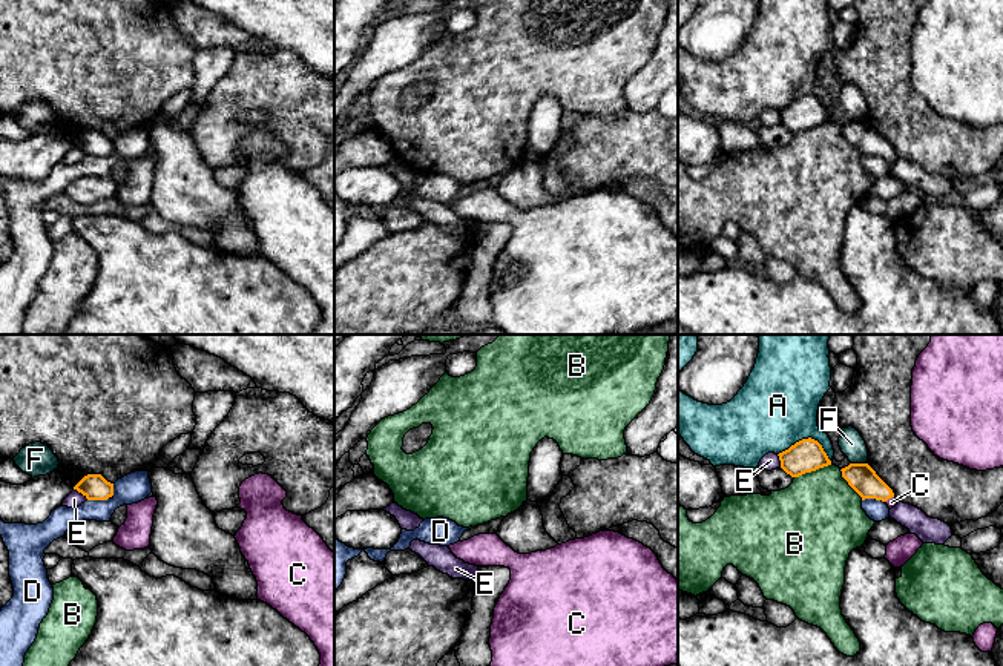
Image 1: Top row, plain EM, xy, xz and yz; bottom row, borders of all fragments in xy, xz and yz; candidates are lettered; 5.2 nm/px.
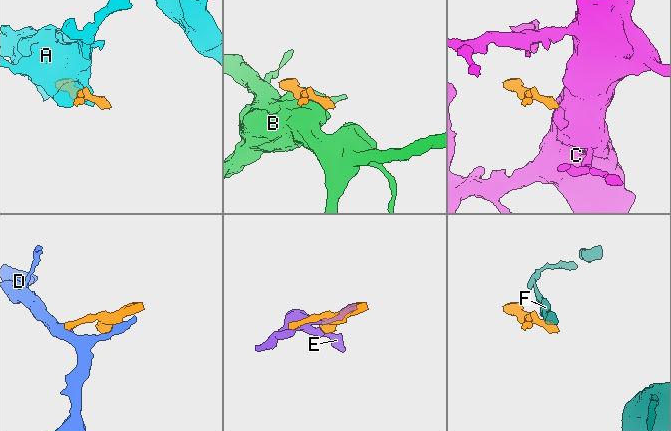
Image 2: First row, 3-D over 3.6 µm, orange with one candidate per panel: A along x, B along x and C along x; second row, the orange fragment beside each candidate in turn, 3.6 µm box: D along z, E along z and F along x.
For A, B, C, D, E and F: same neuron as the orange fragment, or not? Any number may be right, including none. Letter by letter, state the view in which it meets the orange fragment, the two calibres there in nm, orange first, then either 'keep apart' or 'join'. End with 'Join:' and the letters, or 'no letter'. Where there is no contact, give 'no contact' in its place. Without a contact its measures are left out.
A: yz | 170/420 nm | keep apart
B: yz | 170/460 nm | keep apart
C: yz | 150/50 nm | join
D: yz | 150/110 nm | keep apart
E: xy | 140/80 nm | keep apart
F: yz | 150/130 nm | keep apart
Join: C

